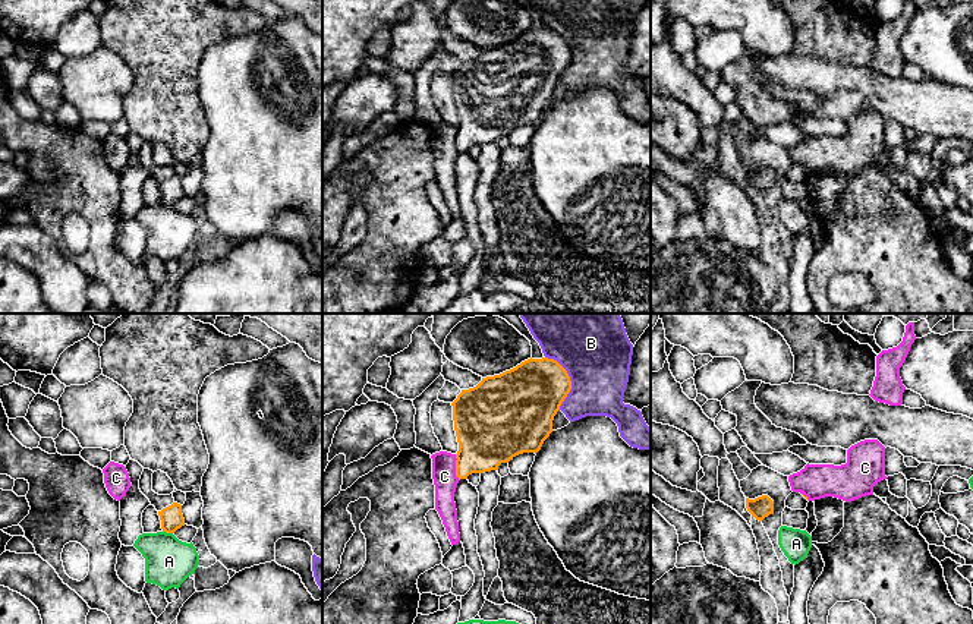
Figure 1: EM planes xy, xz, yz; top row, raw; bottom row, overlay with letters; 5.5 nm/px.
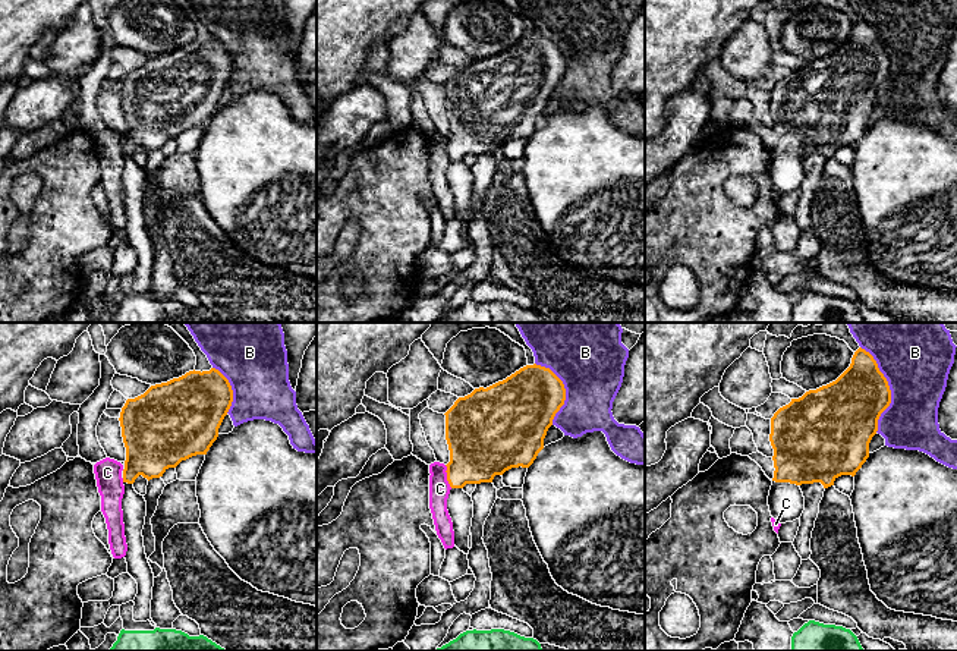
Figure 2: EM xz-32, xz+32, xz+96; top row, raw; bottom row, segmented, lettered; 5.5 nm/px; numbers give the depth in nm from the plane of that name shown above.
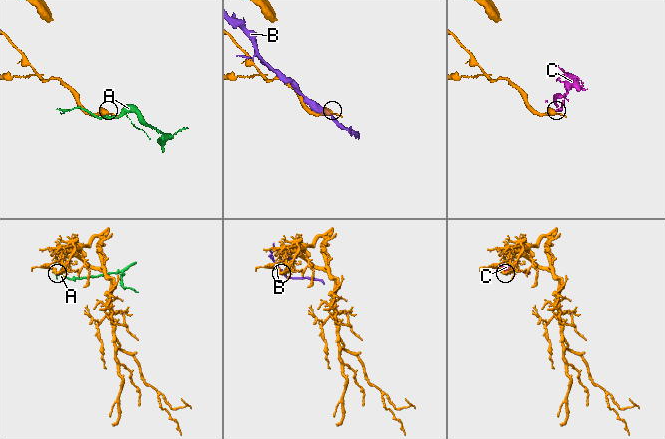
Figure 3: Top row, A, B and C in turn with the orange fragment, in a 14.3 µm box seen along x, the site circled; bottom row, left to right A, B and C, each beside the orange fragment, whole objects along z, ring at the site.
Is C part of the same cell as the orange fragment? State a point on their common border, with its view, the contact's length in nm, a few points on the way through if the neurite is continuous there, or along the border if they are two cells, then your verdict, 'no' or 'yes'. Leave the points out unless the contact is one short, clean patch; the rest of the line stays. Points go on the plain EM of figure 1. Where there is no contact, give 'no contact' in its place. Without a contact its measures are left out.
contact xz (456, 139); length 150 nm; border xz (454, 126), (456, 148), (459, 151); no

